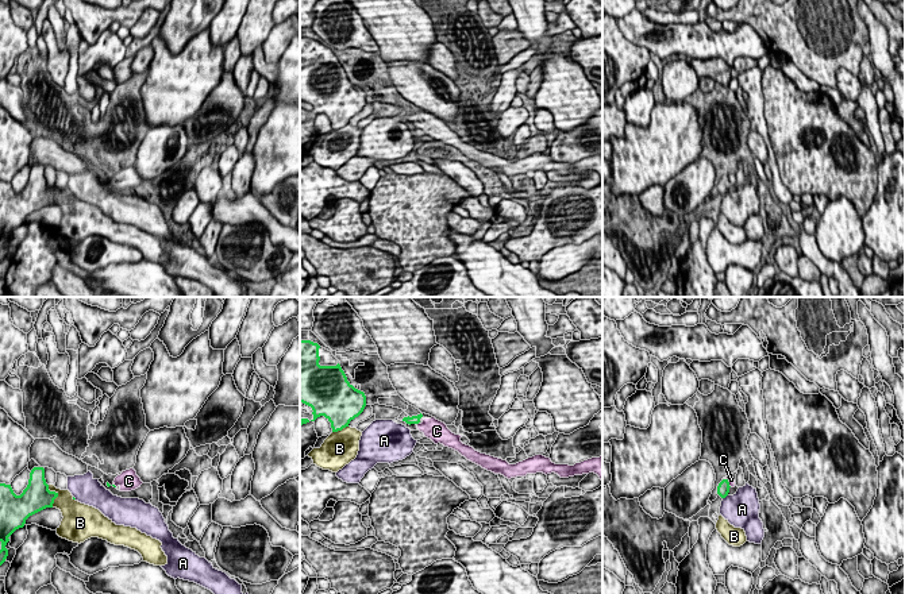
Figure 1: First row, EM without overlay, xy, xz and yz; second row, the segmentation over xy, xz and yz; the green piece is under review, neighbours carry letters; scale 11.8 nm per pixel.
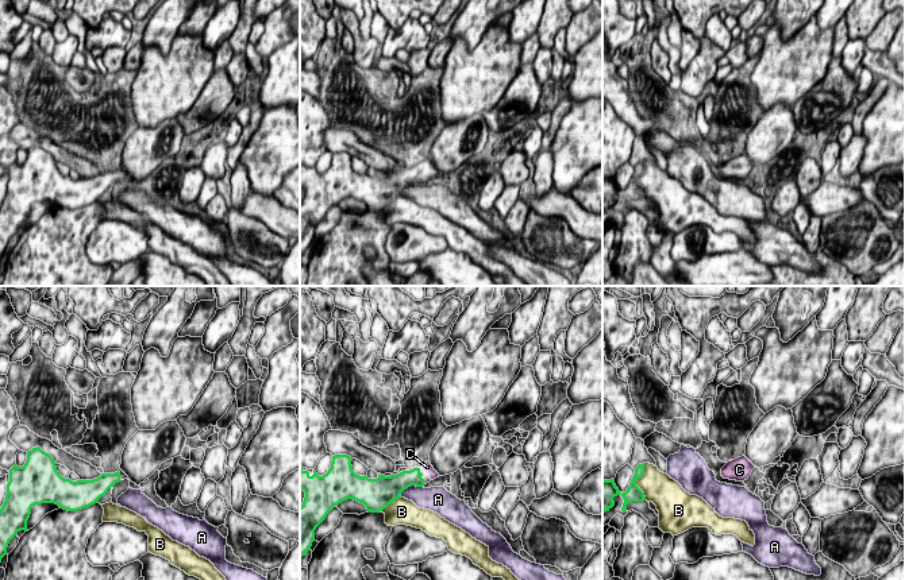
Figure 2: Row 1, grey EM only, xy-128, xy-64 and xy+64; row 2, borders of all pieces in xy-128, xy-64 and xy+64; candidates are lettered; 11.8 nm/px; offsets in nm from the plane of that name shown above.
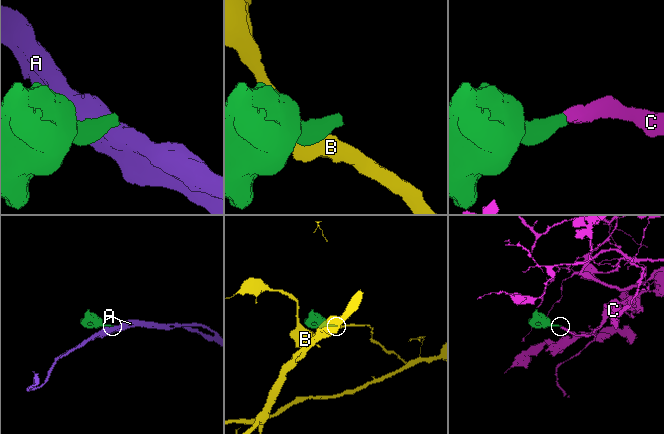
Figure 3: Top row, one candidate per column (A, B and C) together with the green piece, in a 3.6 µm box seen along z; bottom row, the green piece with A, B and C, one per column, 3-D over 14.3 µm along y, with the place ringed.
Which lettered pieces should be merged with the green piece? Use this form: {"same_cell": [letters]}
{"same_cell": ["C"]}

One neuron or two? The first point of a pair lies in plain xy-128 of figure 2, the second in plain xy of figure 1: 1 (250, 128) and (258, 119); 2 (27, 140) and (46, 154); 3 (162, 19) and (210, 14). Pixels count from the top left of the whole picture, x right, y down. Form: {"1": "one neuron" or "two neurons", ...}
{"1": "one neuron", "2": "one neuron", "3": "one neuron"}

